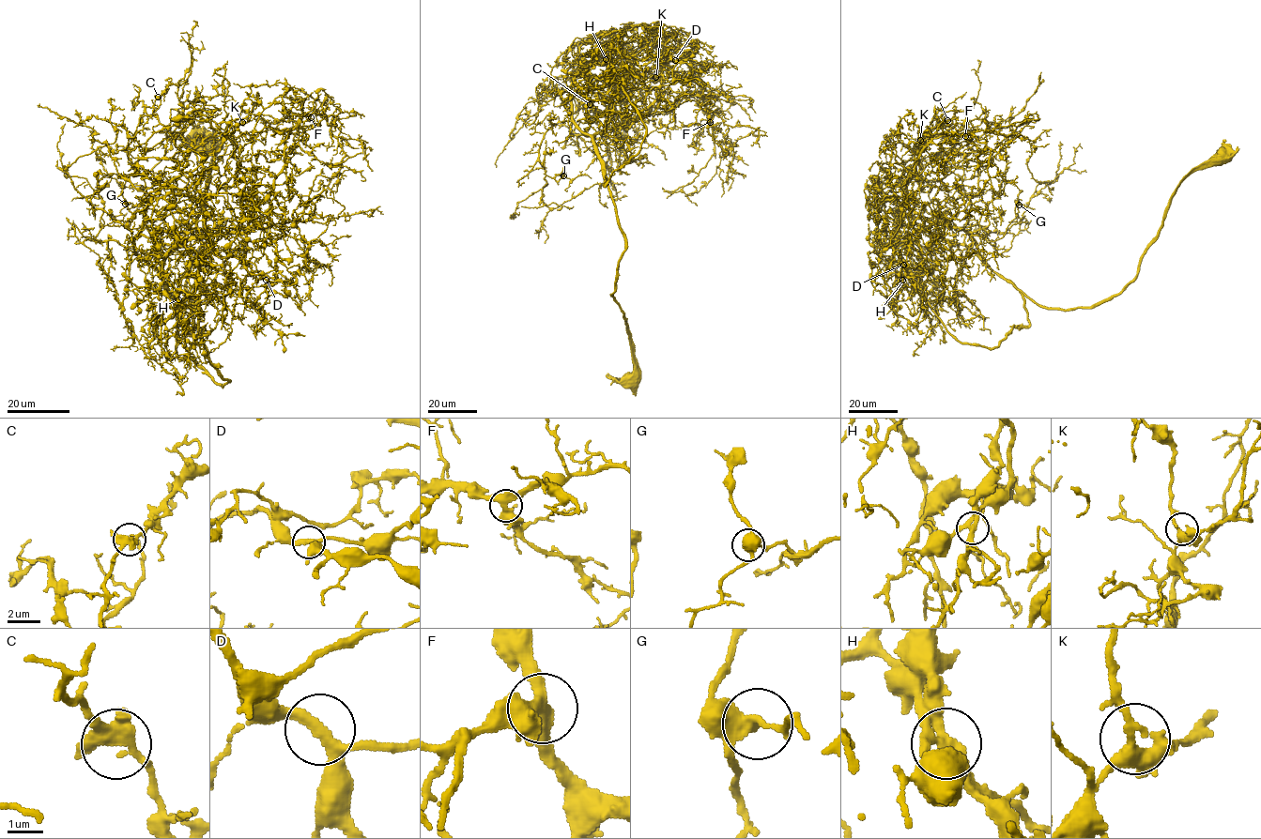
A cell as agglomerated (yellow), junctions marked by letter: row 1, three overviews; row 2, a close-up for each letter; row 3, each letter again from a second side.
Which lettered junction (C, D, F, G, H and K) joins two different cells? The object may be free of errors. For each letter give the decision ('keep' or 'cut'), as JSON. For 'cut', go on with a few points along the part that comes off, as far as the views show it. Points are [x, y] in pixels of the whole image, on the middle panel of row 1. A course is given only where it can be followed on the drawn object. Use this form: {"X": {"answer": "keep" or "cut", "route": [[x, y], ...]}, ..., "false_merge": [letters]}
{"C": {"answer": "keep"}, "D": {"answer": "keep"}, "F": {"answer": "keep"}, "G": {"answer": "keep"}, "H": {"answer": "keep"}, "K": {"answer": "keep"}, "false_merge": []}

